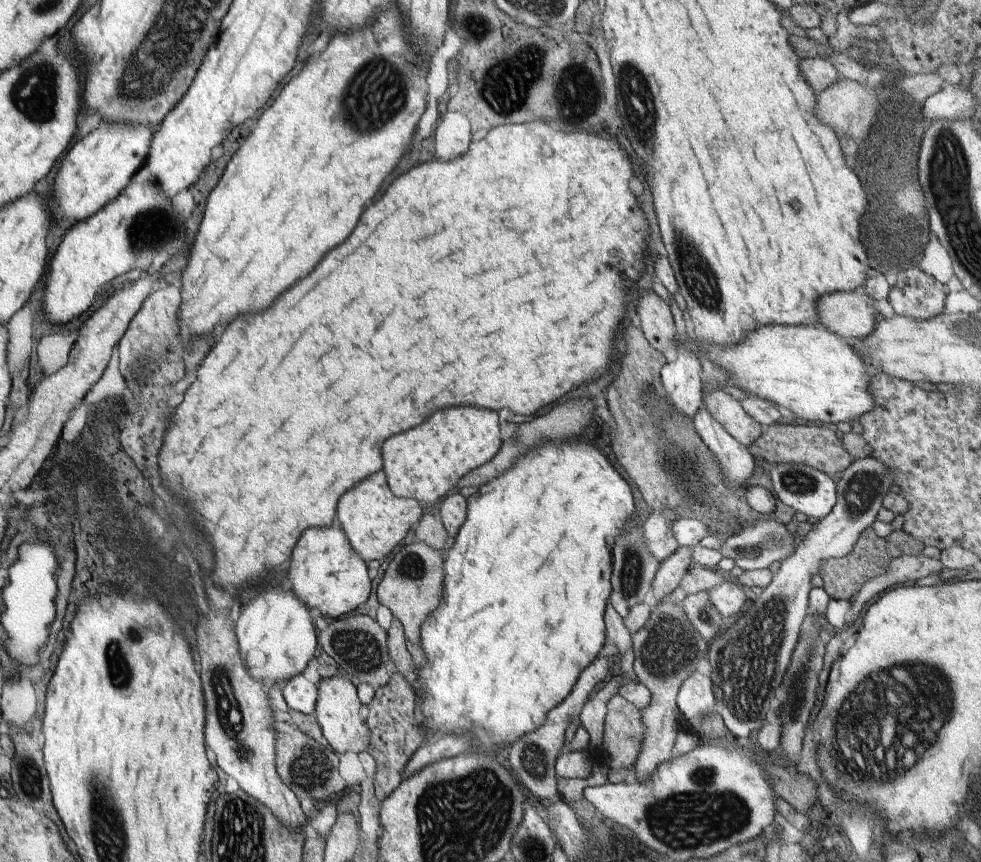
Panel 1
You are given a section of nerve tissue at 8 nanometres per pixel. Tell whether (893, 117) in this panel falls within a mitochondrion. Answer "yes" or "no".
yes

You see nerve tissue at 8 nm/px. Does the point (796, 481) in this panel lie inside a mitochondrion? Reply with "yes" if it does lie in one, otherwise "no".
yes

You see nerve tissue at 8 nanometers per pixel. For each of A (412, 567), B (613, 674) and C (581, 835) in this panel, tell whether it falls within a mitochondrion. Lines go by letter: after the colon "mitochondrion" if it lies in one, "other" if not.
A: mitochondrion
B: other
C: other

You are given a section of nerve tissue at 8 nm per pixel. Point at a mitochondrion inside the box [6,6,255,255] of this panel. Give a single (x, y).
(34, 95)

